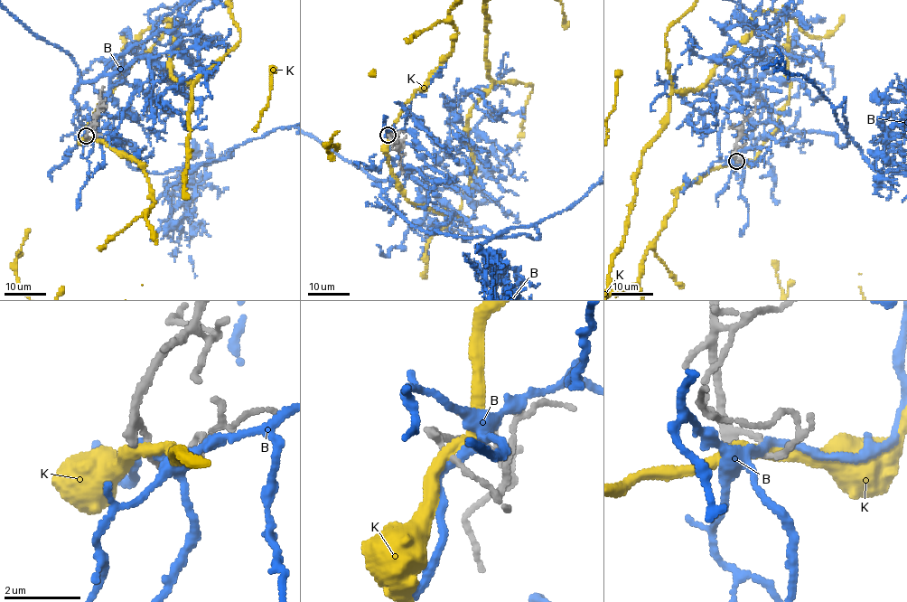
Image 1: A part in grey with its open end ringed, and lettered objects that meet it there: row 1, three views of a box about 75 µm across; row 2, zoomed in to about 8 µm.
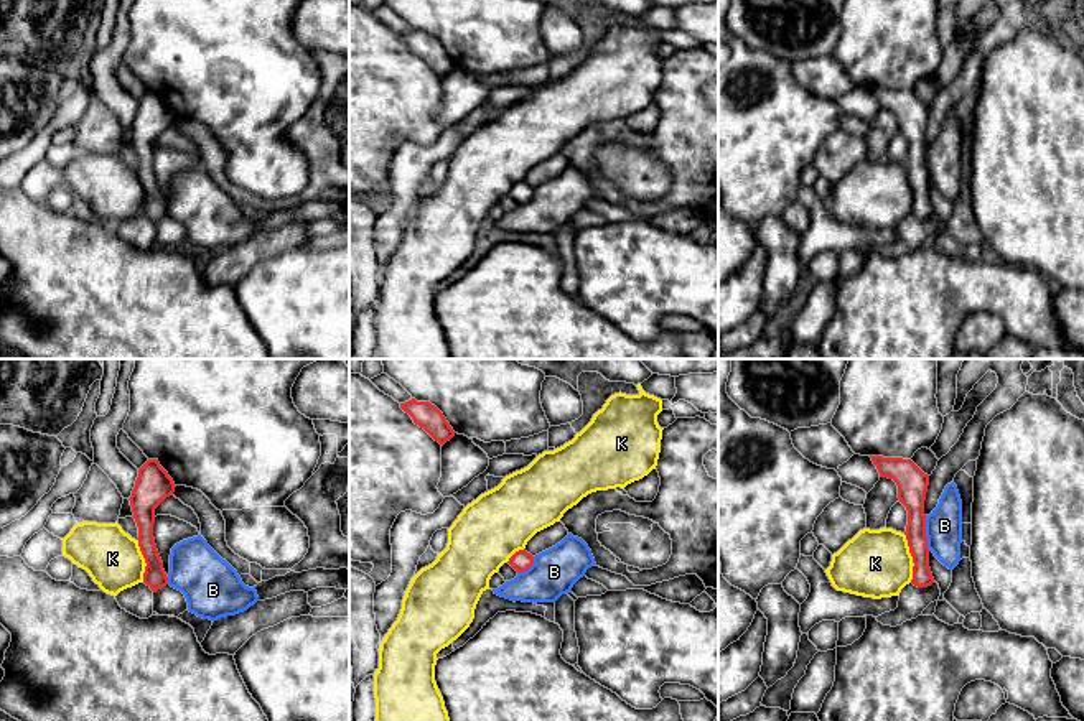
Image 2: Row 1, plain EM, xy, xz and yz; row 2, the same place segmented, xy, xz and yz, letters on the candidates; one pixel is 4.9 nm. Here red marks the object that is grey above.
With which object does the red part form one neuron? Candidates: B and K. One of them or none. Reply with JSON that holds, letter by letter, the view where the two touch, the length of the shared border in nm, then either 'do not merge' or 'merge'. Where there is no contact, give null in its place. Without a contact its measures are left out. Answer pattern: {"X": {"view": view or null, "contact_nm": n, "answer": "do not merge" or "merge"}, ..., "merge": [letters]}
{"B": {"view": "yz", "contact_nm": 170, "answer": "do not merge"}, "K": {"view": "yz", "contact_nm": 240, "answer": "do not merge"}, "merge": []}

